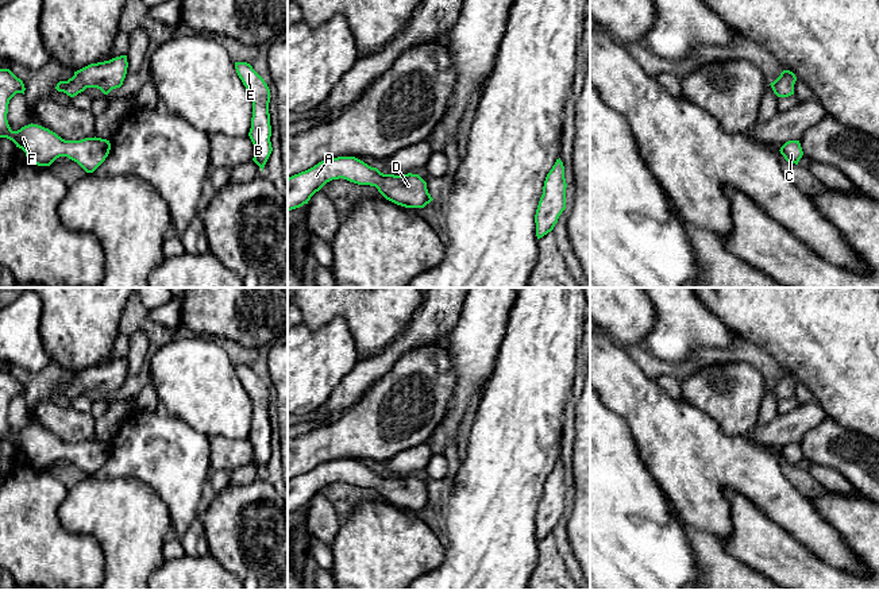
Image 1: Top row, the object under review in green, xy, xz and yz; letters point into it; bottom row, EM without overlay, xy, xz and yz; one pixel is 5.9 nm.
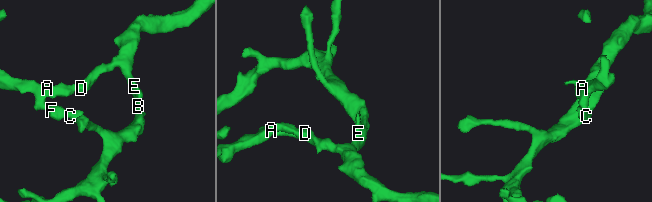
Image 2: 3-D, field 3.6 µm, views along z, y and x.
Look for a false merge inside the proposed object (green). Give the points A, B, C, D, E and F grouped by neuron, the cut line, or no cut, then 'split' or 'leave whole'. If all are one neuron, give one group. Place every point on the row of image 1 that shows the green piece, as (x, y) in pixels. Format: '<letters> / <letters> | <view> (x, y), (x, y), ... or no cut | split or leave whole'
A B C D E F | no cut | leave whole

